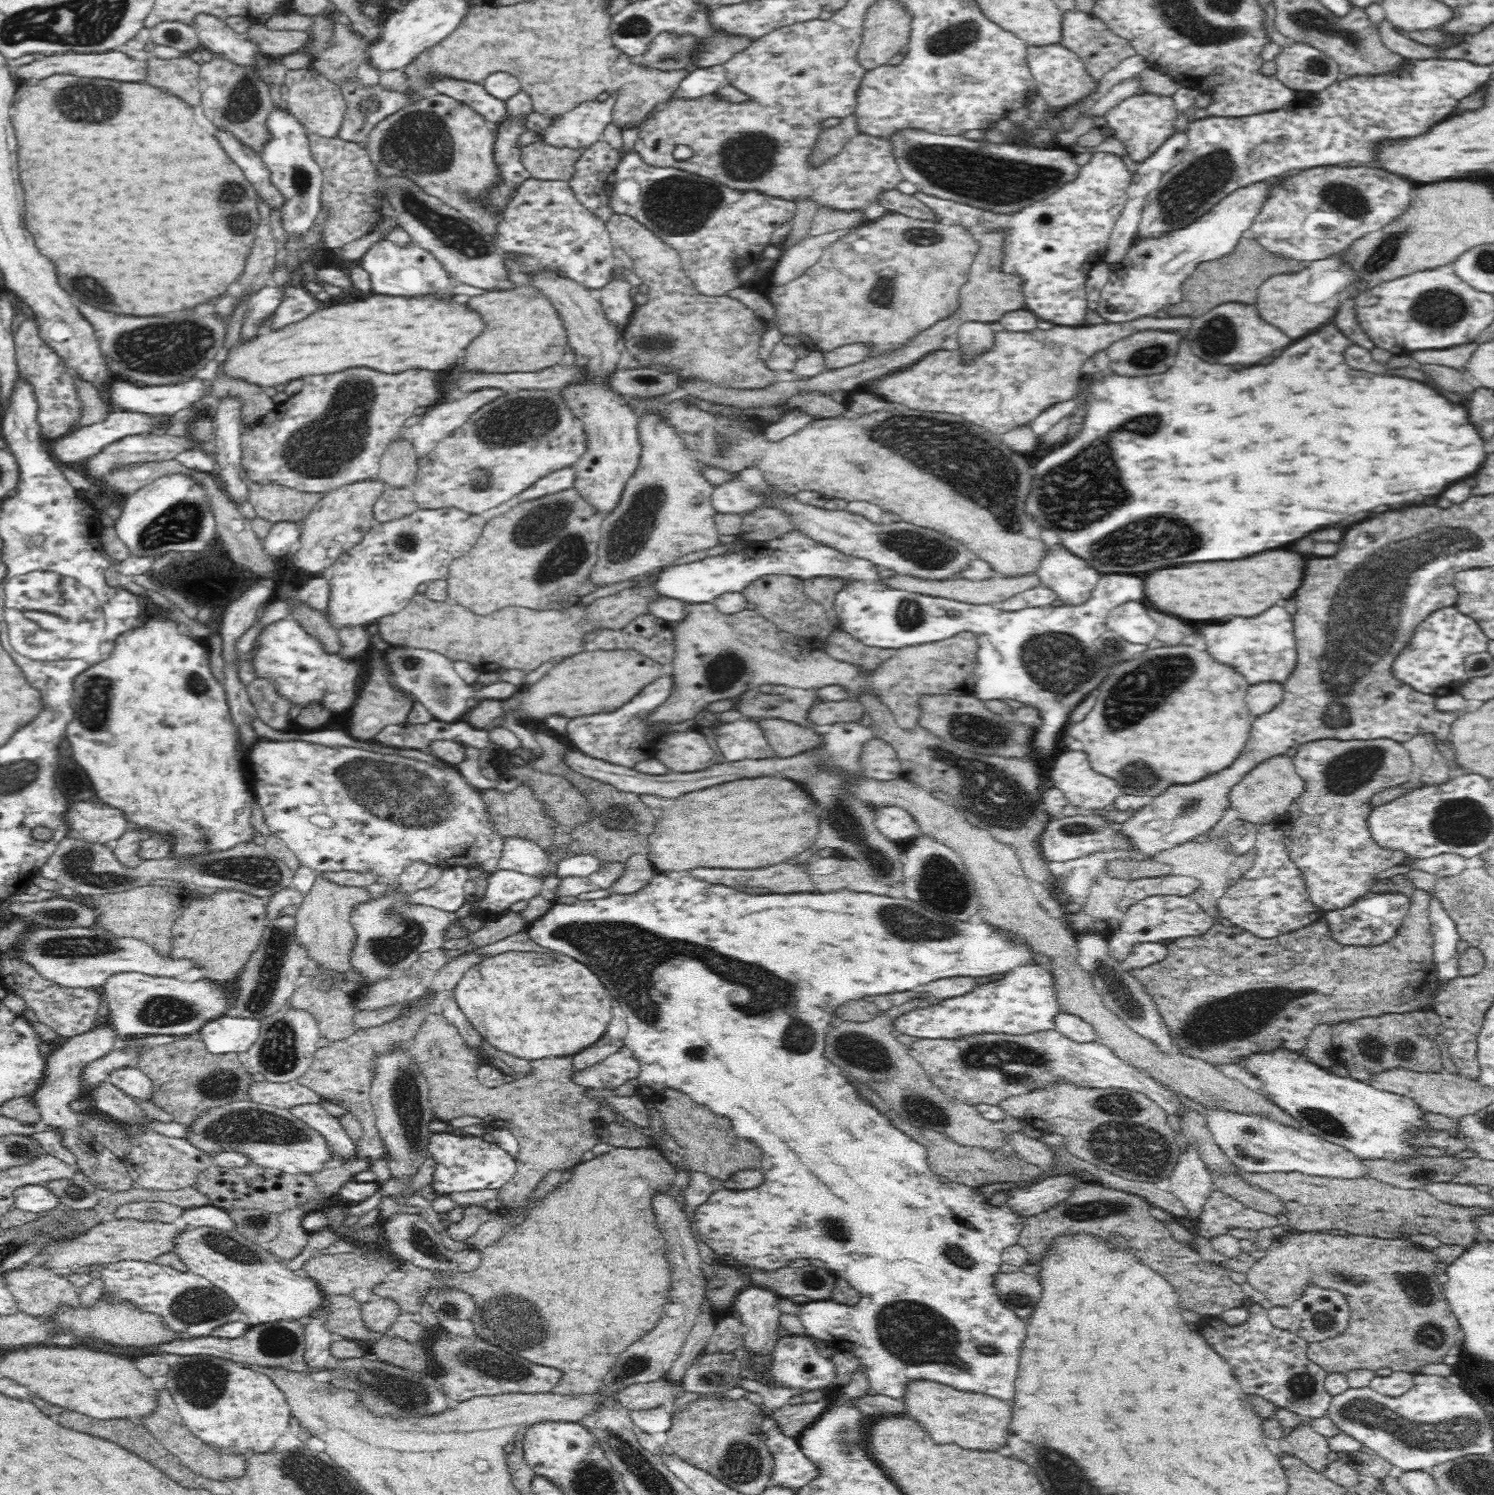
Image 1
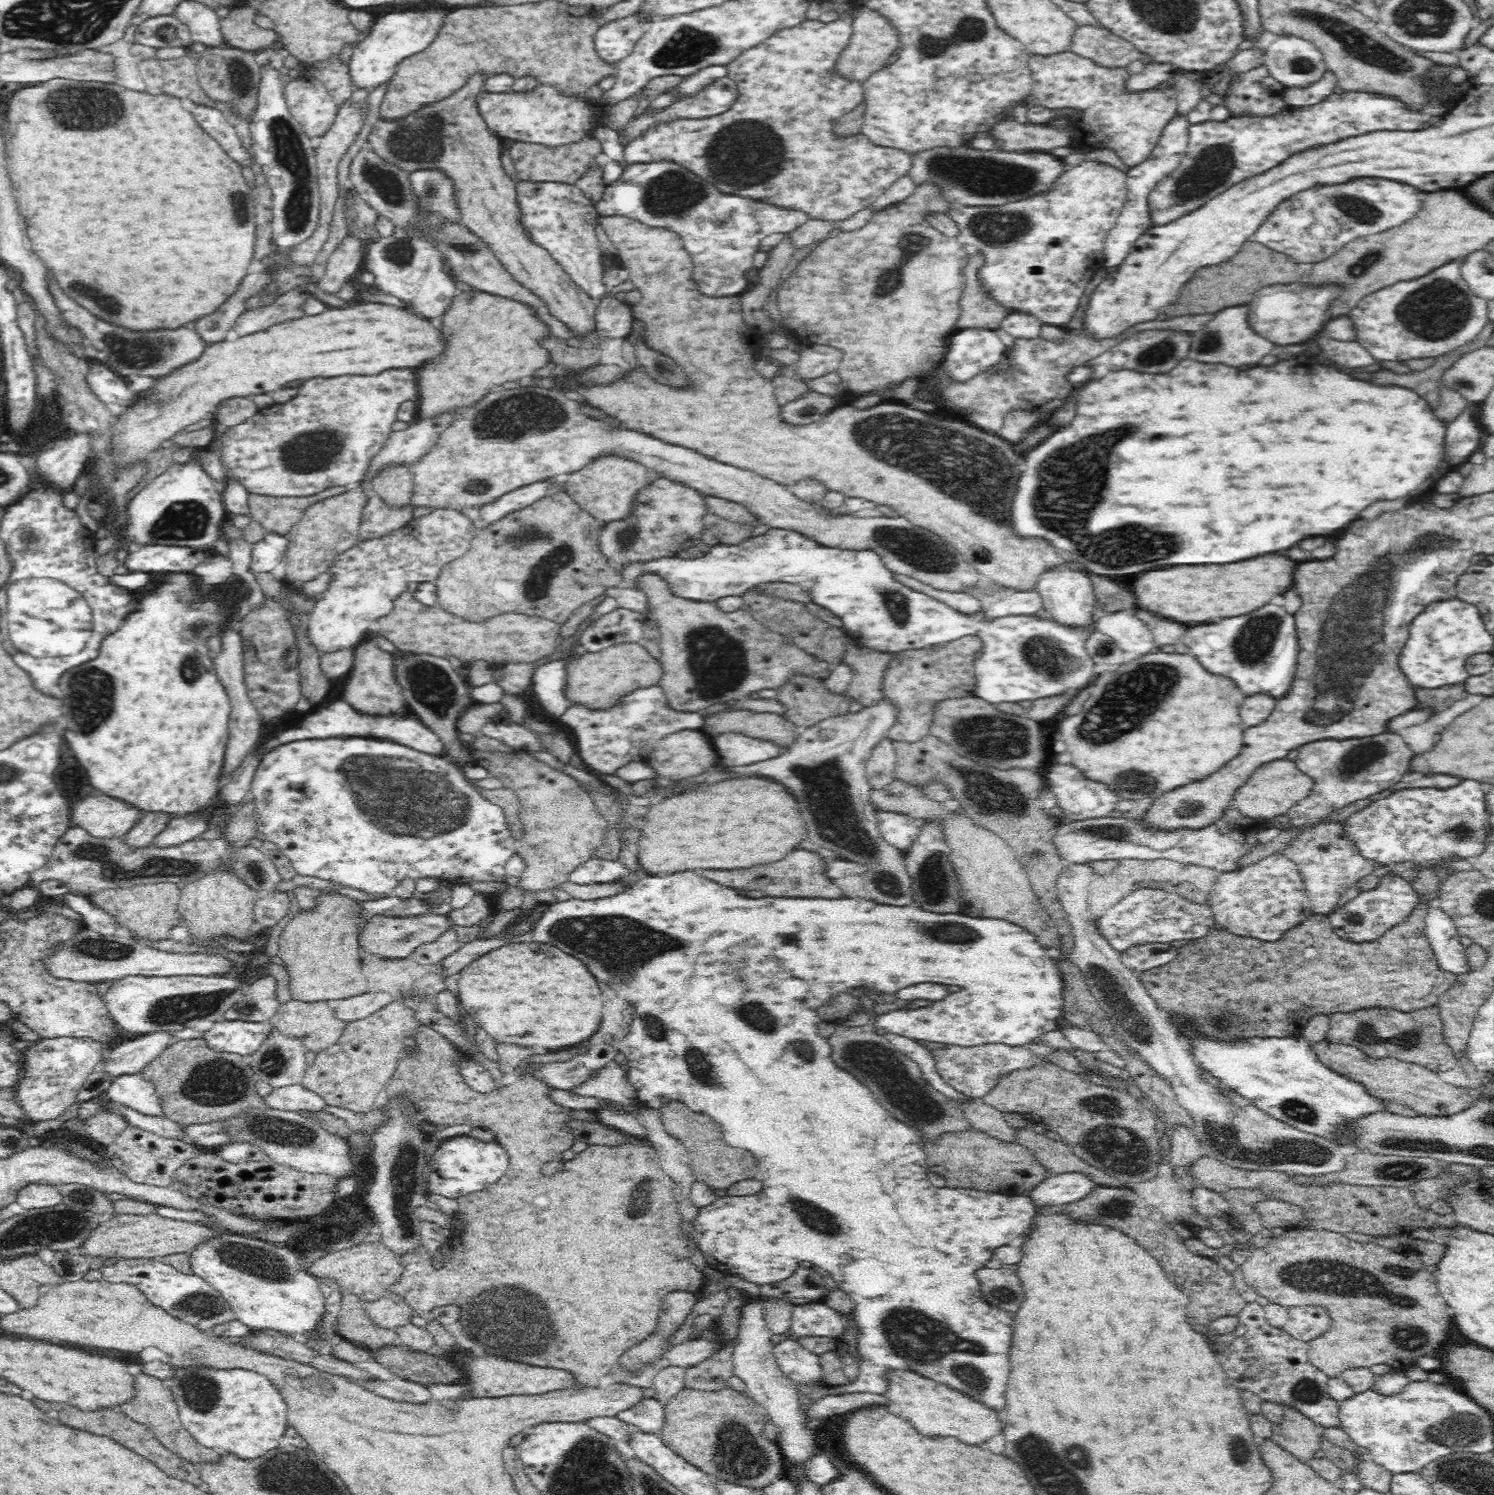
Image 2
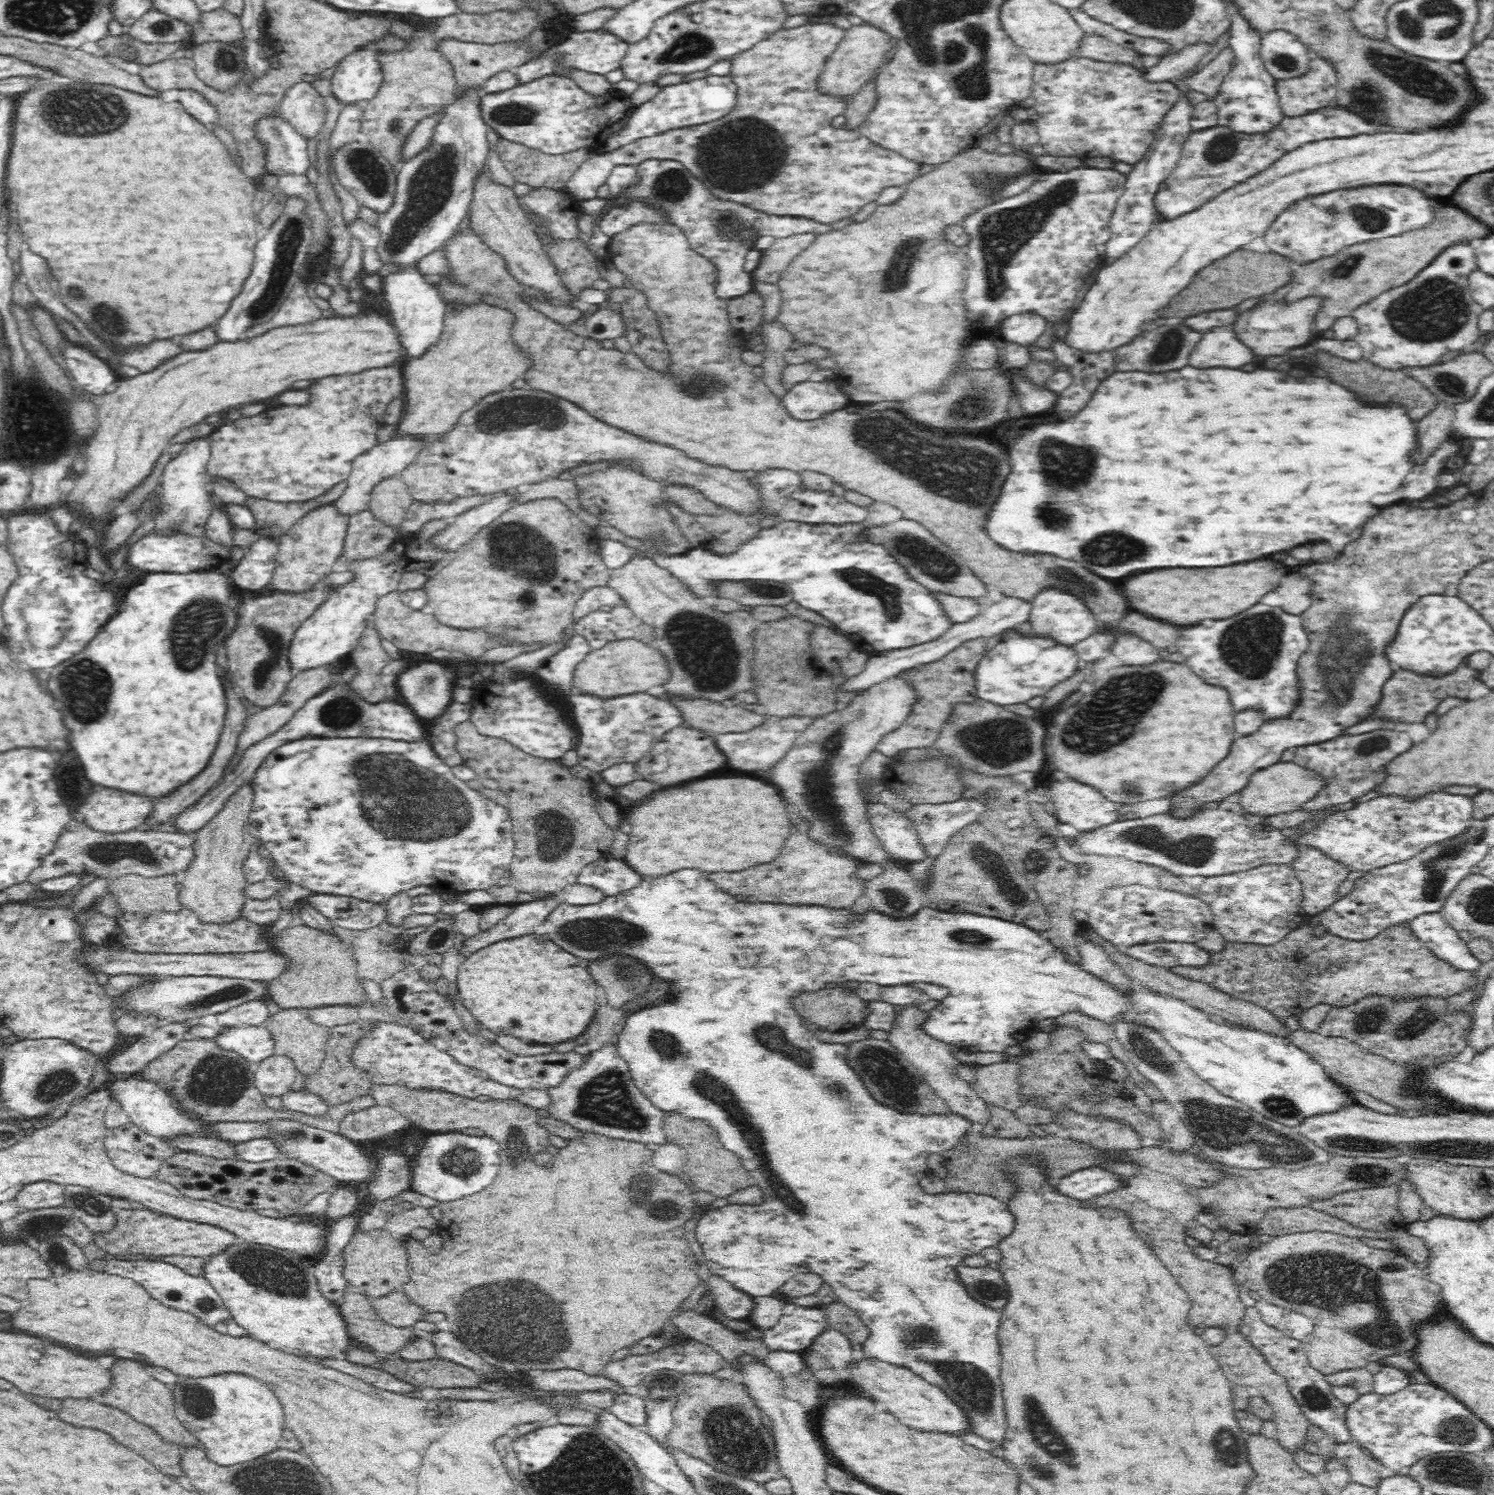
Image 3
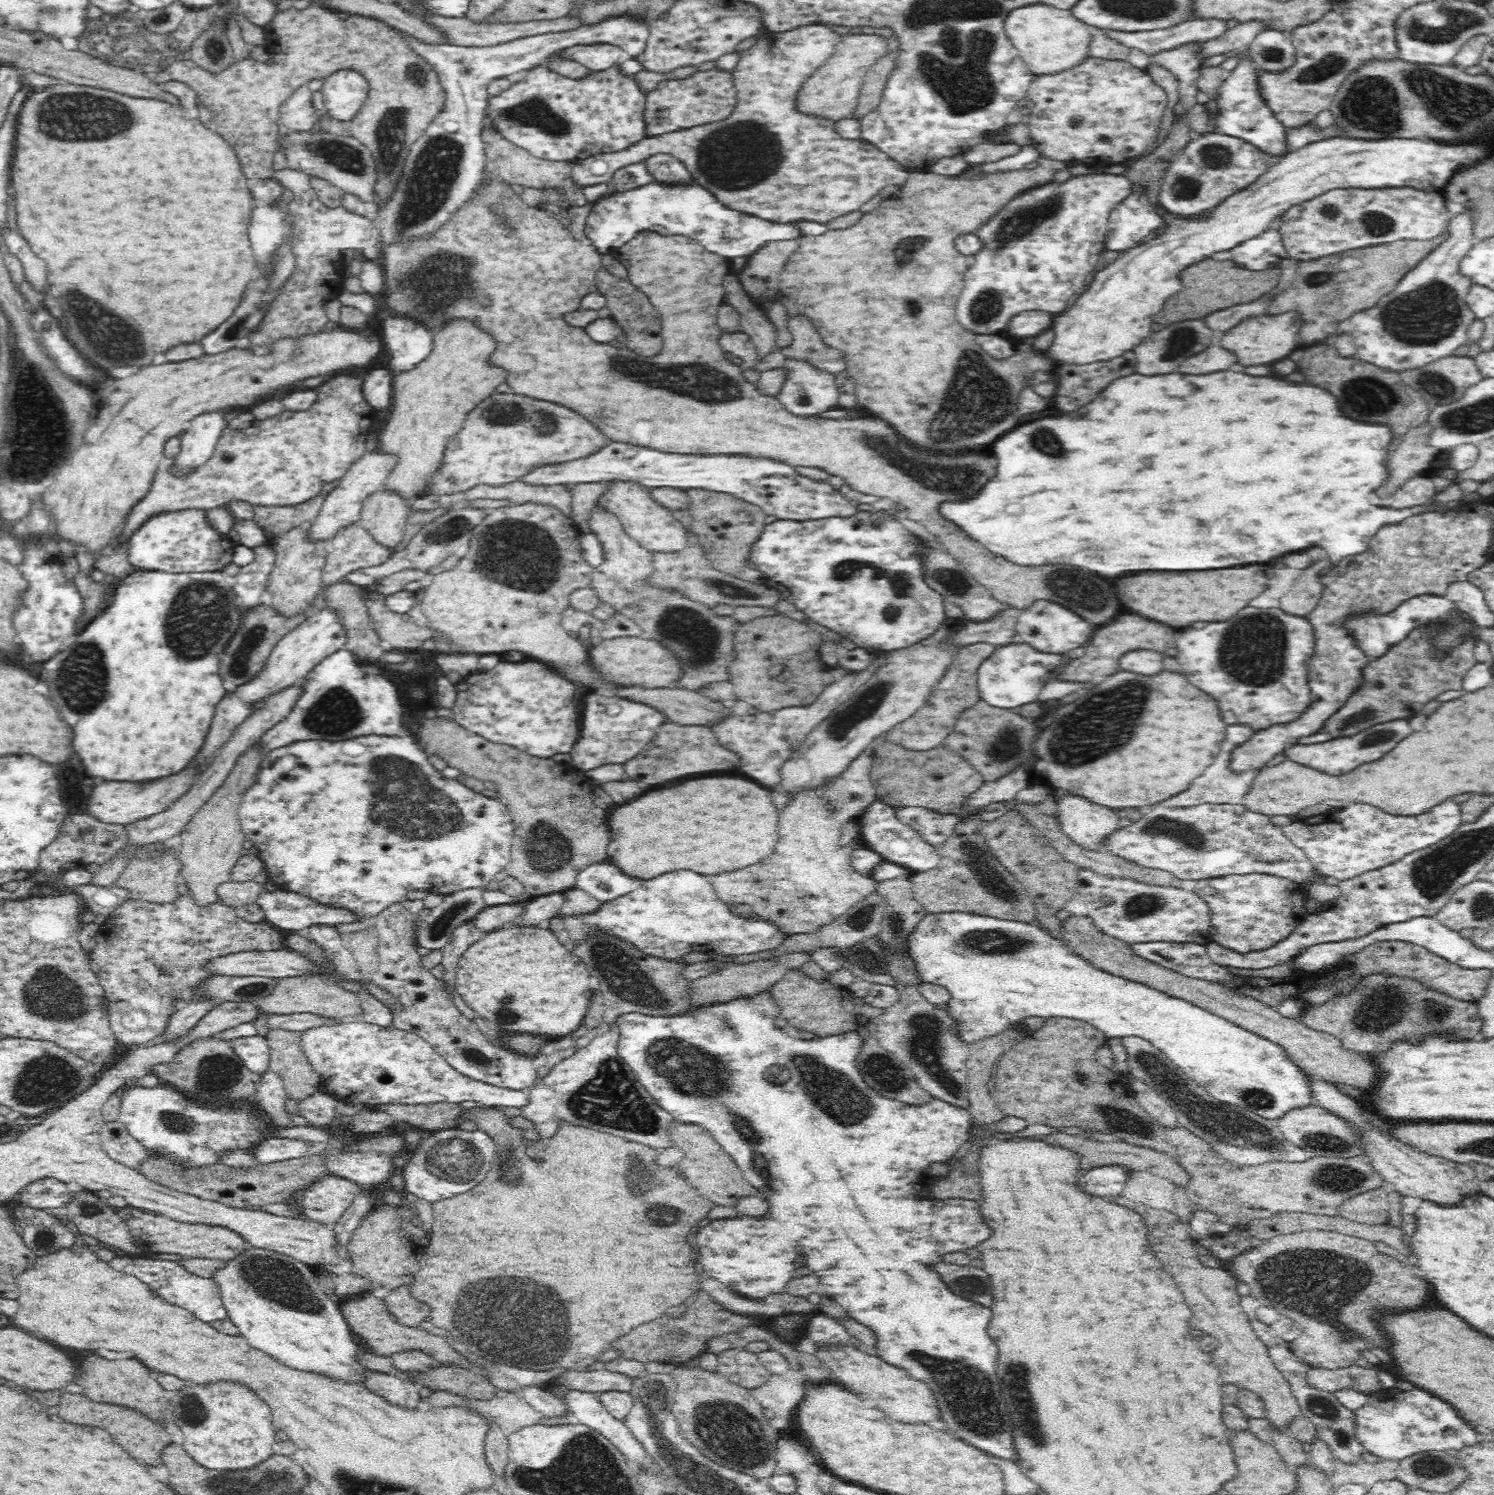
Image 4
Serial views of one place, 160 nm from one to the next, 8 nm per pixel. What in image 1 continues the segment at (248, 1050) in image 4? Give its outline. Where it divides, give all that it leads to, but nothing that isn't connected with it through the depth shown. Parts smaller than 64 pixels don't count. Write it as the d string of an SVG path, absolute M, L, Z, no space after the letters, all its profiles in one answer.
M222 1015L200 1030L200 1040L212 1054L246 1052L258 1040L259 1020Z

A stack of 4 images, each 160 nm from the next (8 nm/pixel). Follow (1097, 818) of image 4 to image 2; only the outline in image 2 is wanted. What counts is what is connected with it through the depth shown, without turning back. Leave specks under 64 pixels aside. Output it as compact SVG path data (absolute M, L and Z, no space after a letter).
M1057 764L1052 766L1046 774L1045 783L1048 784L1048 790L1054 794L1056 804L1062 810L1064 818L1068 818L1072 822L1109 817L1117 809L1117 803L1120 801L1117 793L1113 790L1104 784L1084 778L1084 774L1073 766L1058 766Z

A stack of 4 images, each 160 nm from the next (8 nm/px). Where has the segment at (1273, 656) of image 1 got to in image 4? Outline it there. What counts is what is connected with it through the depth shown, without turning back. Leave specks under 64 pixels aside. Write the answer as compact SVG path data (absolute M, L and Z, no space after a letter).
M1244 608L1226 622L1210 622L1204 628L1178 632L1178 664L1186 680L1206 692L1218 704L1222 722L1252 728L1286 725L1301 718L1312 701L1310 660L1316 635L1305 617L1278 608Z

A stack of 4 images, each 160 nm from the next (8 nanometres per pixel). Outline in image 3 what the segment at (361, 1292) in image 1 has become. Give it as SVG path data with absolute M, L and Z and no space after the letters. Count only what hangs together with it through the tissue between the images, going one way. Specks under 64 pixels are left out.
M370 1230L370 1234L356 1231L342 1250L345 1260L344 1277L350 1286L363 1287L371 1296L382 1296L401 1289L410 1278L410 1250L406 1249L406 1237L395 1236L386 1230Z

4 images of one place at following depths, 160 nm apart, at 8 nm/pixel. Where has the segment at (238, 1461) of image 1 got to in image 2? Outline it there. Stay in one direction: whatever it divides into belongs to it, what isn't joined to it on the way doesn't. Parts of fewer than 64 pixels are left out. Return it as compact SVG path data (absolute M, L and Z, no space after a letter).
M136 1374L134 1376L134 1396L127 1401L118 1404L123 1412L133 1421L143 1424L148 1430L155 1434L155 1437L181 1459L186 1459L197 1464L202 1461L218 1459L219 1451L202 1446L184 1428L179 1419L179 1408L174 1400L172 1391L159 1378L149 1374Z

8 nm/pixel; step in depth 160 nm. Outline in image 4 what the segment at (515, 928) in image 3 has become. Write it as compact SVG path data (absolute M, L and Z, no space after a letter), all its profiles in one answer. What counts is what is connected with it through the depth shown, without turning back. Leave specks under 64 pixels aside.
M552 892L531 898L526 906L526 912L518 918L520 926L538 927L540 922L548 922L555 916L557 910L560 910L564 900L564 892Z

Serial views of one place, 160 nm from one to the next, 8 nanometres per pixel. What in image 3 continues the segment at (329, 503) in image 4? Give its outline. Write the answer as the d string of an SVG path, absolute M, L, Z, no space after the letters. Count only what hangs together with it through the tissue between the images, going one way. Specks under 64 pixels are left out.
M394 435L388 441L378 442L368 452L357 454L358 458L352 462L352 468L348 478L345 480L347 485L344 492L332 503L336 514L351 517L354 514L358 514L358 512L362 512L362 510L367 510L369 496L374 486L380 484L386 478L400 475L411 462L414 462L416 455L422 448L423 445L419 444L419 441L414 438Z

